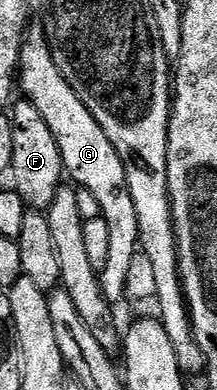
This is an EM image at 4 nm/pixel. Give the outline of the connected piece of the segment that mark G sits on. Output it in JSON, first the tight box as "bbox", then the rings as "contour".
{"bbox":[17,42,140,305],"contour":[[[24,42],[19,50],[19,70],[17,83],[22,94],[33,105],[37,105],[37,113],[45,117],[45,125],[49,125],[53,137],[57,141],[57,149],[61,149],[64,172],[72,184],[89,189],[93,197],[97,197],[99,214],[109,225],[109,261],[98,272],[99,288],[107,302],[115,305],[126,296],[125,277],[129,275],[129,264],[140,250],[139,226],[137,225],[137,209],[133,209],[133,197],[127,188],[125,165],[113,149],[113,141],[105,137],[105,129],[97,125],[93,113],[73,93],[69,81],[61,77],[57,65],[53,65],[53,57],[49,53],[46,42],[31,44]]]}

